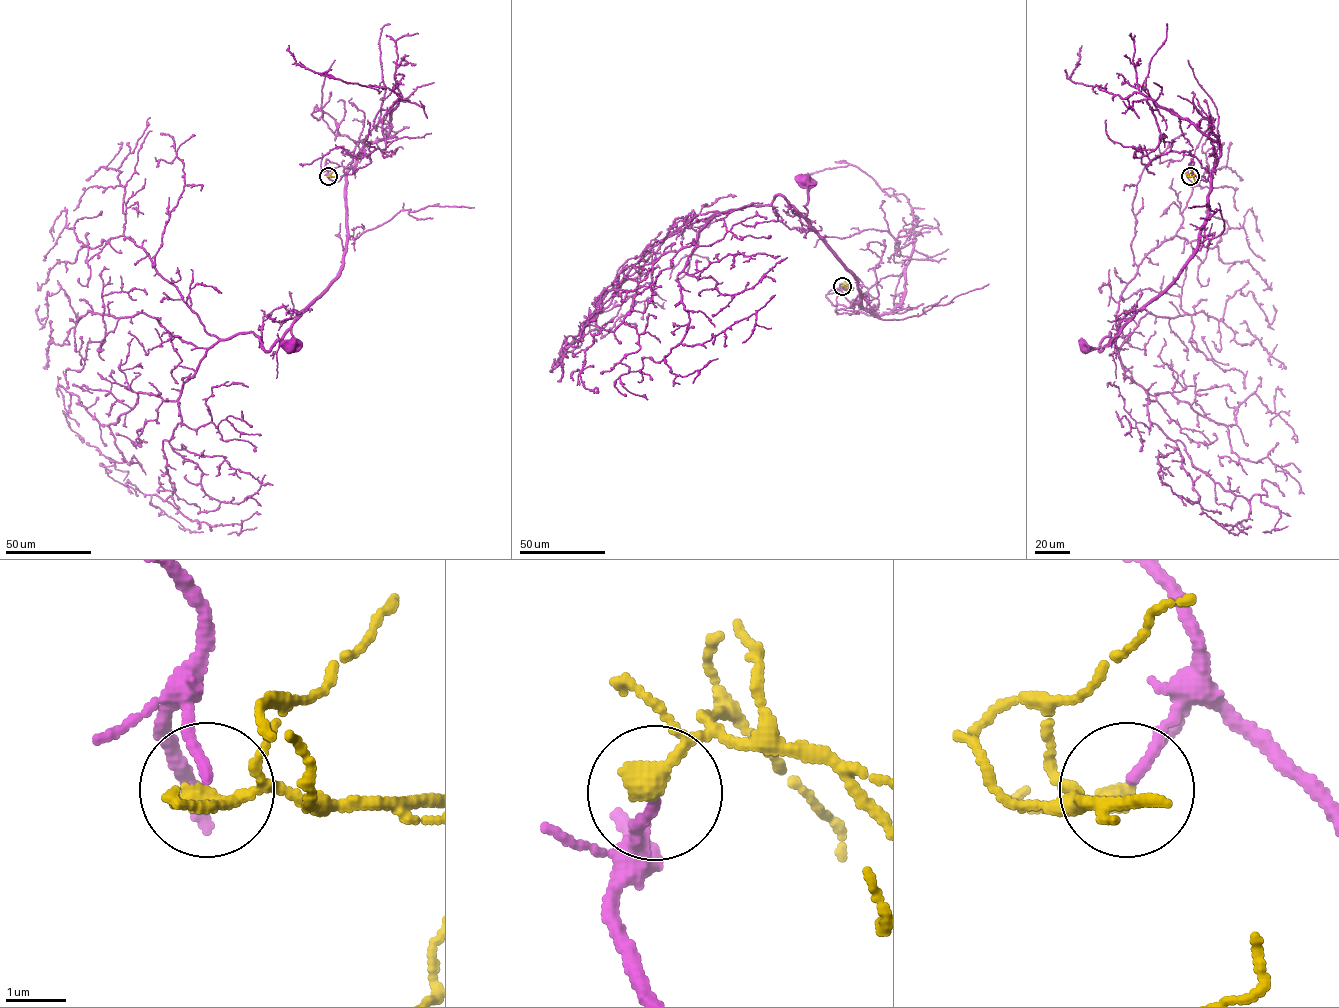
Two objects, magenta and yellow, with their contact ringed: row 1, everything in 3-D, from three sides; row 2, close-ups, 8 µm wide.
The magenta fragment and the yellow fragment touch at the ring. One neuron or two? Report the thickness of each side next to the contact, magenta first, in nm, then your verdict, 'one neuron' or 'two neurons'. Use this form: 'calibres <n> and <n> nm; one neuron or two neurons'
calibres 160 and 280 nm; one neuron

